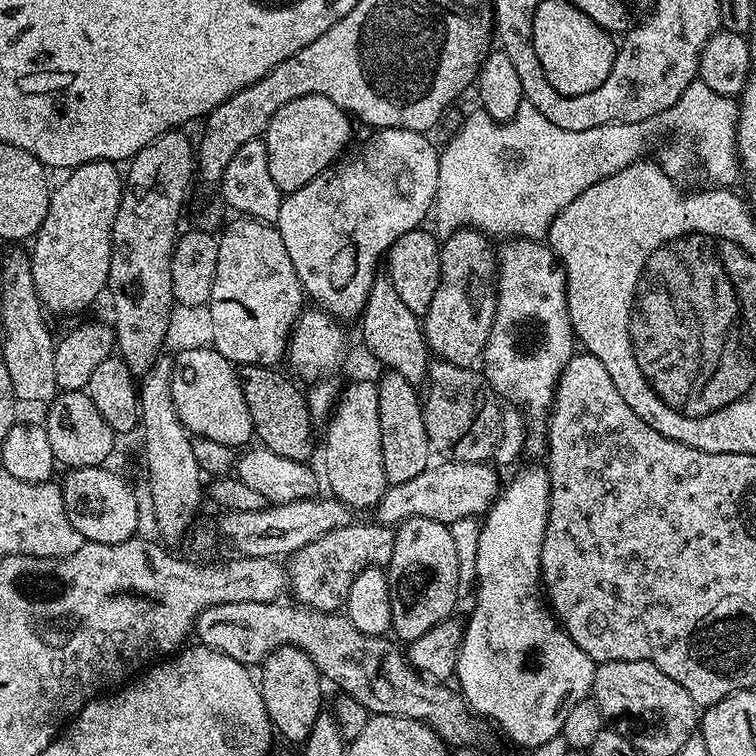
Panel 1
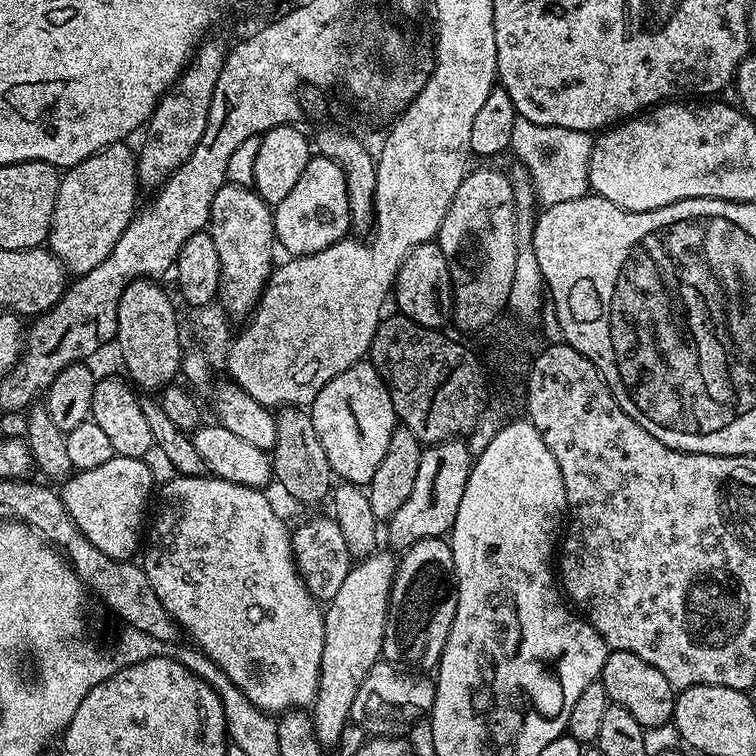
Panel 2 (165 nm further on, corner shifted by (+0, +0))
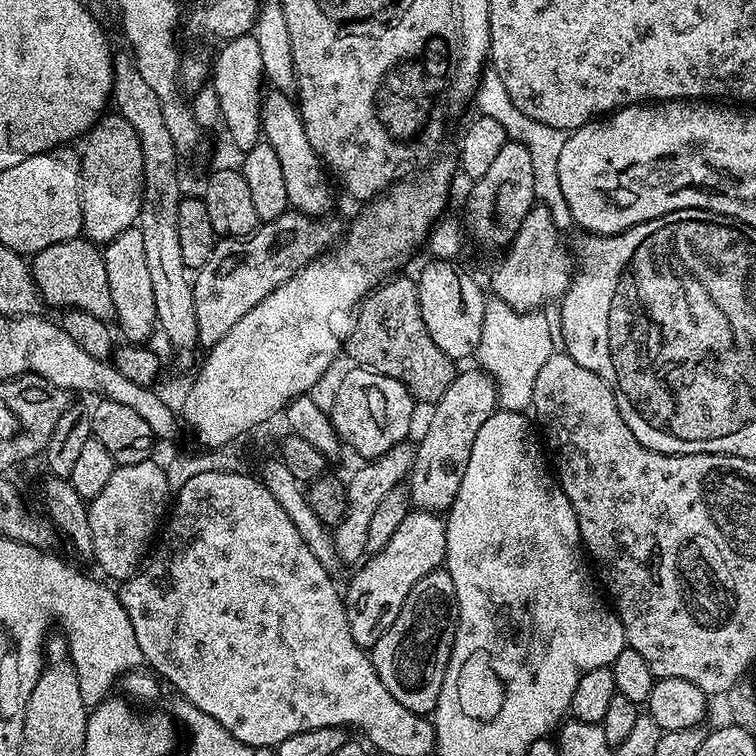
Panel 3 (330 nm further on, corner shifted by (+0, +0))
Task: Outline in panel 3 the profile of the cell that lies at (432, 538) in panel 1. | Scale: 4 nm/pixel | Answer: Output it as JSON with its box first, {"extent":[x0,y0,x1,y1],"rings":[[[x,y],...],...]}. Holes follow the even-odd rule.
{"extent":[372,566,459,716],"rings":[[[441,566],[414,582],[410,594],[406,594],[406,602],[402,602],[398,618],[394,618],[394,626],[372,645],[372,665],[382,686],[386,686],[406,710],[428,716],[436,709],[459,617],[454,578],[450,578],[447,567]]]}

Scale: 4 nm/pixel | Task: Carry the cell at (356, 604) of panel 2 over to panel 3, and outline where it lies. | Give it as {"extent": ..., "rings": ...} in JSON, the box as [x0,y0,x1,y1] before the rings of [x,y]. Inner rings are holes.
{"extent":[343,510,447,649],"rings":[[[413,510],[406,518],[402,518],[402,526],[398,526],[398,530],[394,530],[394,538],[390,538],[390,542],[386,542],[386,546],[382,546],[382,550],[371,553],[359,565],[355,569],[357,572],[353,574],[352,581],[348,584],[348,589],[346,587],[343,589],[344,609],[346,618],[350,622],[350,634],[354,638],[354,642],[358,642],[360,648],[371,649],[372,645],[378,642],[378,638],[382,638],[382,634],[386,634],[386,630],[390,630],[390,626],[394,626],[394,618],[398,618],[398,614],[402,610],[402,602],[406,602],[406,594],[410,594],[414,582],[418,582],[418,578],[441,567],[445,563],[447,555],[446,520],[443,515]]]}

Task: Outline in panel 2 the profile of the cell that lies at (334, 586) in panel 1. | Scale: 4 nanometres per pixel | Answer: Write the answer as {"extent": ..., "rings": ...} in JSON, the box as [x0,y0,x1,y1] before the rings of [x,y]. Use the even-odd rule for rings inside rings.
{"extent":[386,438,474,550],"rings":[[[460,438],[444,440],[421,451],[414,490],[410,490],[410,498],[402,502],[402,510],[398,510],[398,514],[394,514],[386,524],[388,540],[393,544],[393,549],[406,550],[423,540],[444,538],[451,533],[454,518],[458,518],[458,506],[462,506],[462,490],[466,490],[473,463],[474,457],[467,443]]]}

